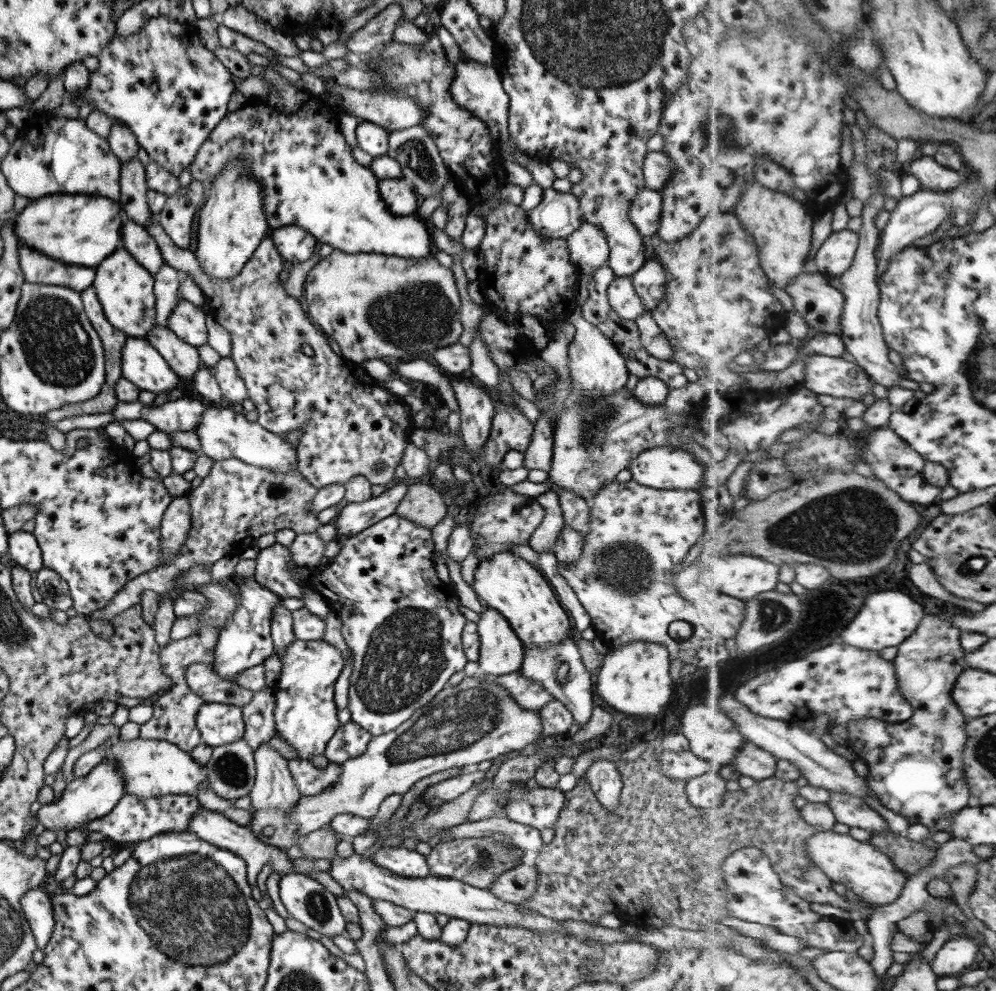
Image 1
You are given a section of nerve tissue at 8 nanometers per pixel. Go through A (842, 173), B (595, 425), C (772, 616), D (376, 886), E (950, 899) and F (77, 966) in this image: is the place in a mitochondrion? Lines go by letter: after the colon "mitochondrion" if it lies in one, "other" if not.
A: other
B: mitochondrion
C: mitochondrion
D: other
E: other
F: other

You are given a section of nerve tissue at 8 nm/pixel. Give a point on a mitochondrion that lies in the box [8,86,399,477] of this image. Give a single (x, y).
(51, 336)

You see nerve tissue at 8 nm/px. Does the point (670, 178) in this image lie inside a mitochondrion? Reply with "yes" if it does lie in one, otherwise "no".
no

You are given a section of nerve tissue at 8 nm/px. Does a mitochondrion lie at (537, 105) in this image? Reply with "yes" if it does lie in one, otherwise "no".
no

